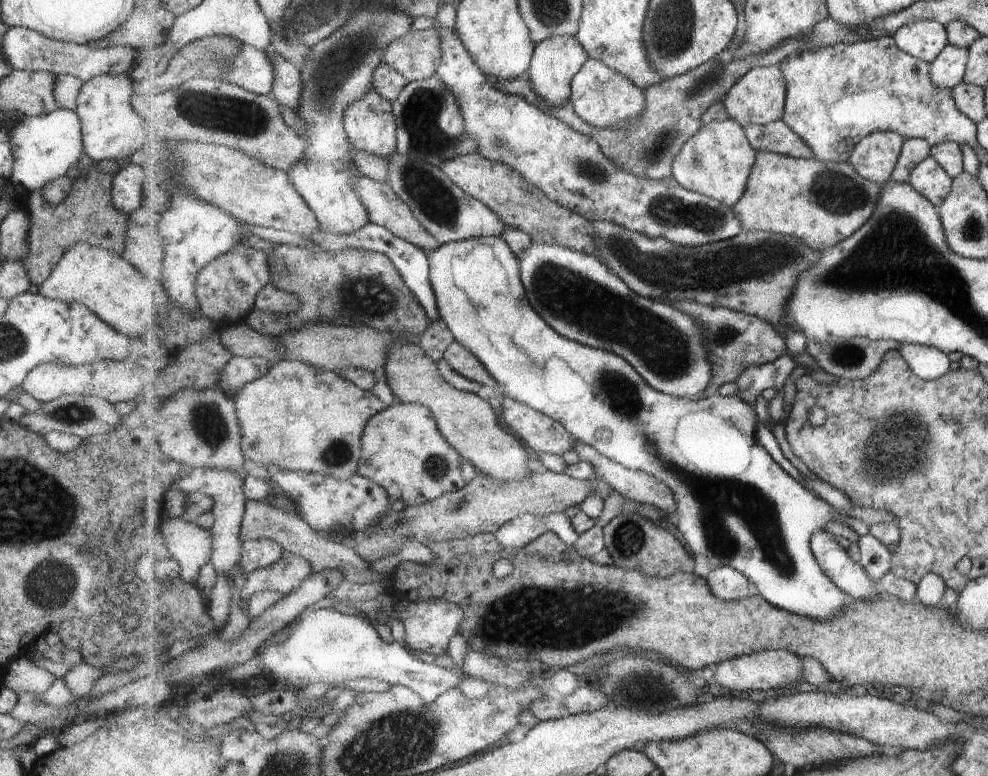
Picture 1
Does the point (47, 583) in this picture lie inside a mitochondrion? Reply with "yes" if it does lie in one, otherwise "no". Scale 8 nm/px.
yes

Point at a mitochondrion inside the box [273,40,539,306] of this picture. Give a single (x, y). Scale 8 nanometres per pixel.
(421, 113)

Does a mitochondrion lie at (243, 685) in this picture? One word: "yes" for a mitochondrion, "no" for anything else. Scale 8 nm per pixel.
no

